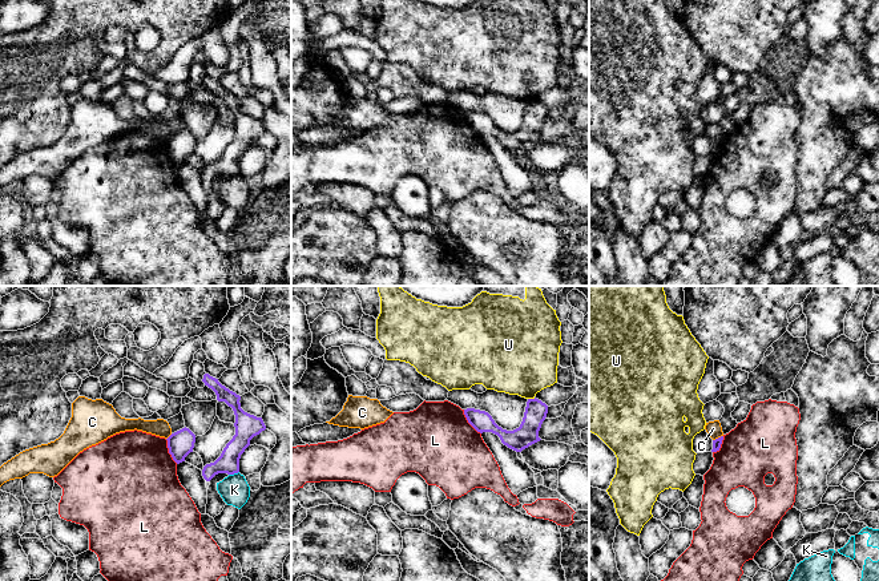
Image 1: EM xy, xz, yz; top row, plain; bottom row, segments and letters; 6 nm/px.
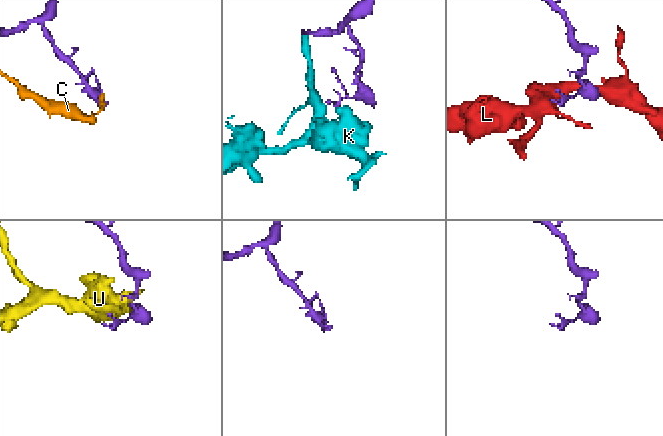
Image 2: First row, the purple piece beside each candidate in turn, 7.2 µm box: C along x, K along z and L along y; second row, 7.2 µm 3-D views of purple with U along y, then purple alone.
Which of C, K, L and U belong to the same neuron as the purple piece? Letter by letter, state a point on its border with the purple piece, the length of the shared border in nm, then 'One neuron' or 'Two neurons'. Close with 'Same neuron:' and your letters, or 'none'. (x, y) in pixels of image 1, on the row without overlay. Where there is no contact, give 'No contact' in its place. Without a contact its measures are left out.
C: Touches purple at yz (718, 140). Shared border 70 nm. Two neurons
K: Touches purple at xy (233, 176). Shared border 70 nm. Two neurons
L: Touches purple at xz (468, 124). Shared border 190 nm. Two neurons
U: Touches purple at xz (531, 101). Shared border 50 nm. Two neurons
Same neuron: none

